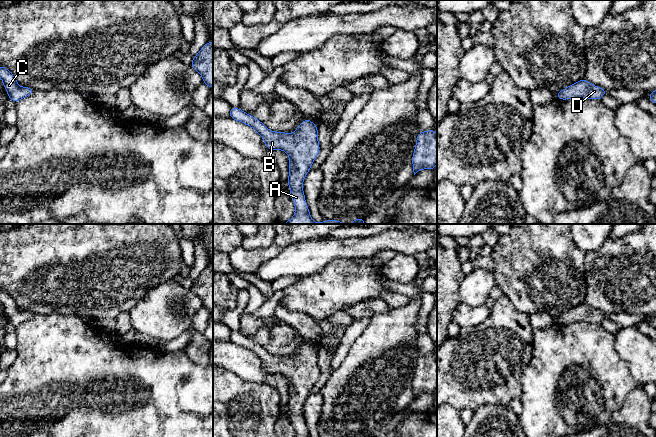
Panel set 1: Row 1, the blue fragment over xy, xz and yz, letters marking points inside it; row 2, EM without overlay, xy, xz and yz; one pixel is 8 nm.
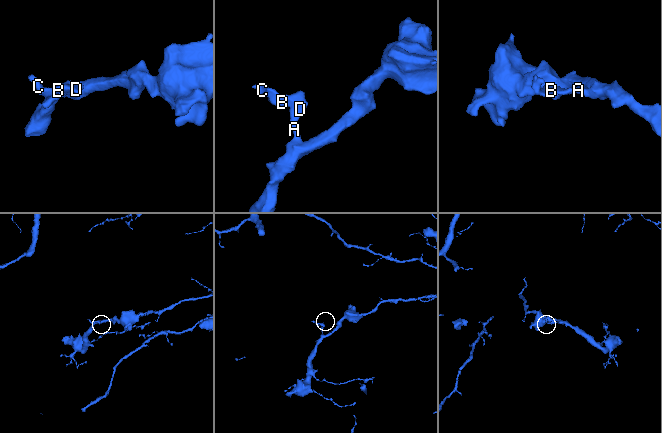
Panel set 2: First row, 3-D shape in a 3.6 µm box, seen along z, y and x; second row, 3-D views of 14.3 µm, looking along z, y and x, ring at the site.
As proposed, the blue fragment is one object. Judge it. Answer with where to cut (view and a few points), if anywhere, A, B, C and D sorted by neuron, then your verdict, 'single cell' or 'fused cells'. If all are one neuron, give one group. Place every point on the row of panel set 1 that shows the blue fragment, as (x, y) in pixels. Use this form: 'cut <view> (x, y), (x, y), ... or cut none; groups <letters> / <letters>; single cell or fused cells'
cut none; groups A B C D; single cell

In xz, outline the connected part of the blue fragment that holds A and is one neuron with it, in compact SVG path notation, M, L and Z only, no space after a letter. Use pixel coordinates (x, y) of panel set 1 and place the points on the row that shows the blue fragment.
M239 107L230 109L229 117L252 127L263 138L269 150L283 150L289 156L290 197L295 204L295 214L284 224L345 224L336 220L316 223L312 220L303 192L303 181L320 151L318 128L305 119L293 134L269 130L261 121L242 111Z

